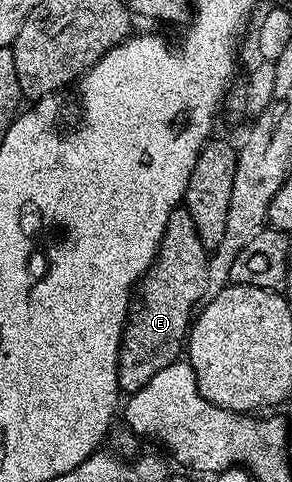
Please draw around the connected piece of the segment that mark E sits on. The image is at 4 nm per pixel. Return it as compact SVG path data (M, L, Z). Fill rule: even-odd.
M185 205L175 207L168 217L158 256L132 295L122 351L118 354L118 385L123 392L144 389L160 369L179 362L178 354L183 354L192 316L206 295L207 262L208 249L200 241L188 209Z

